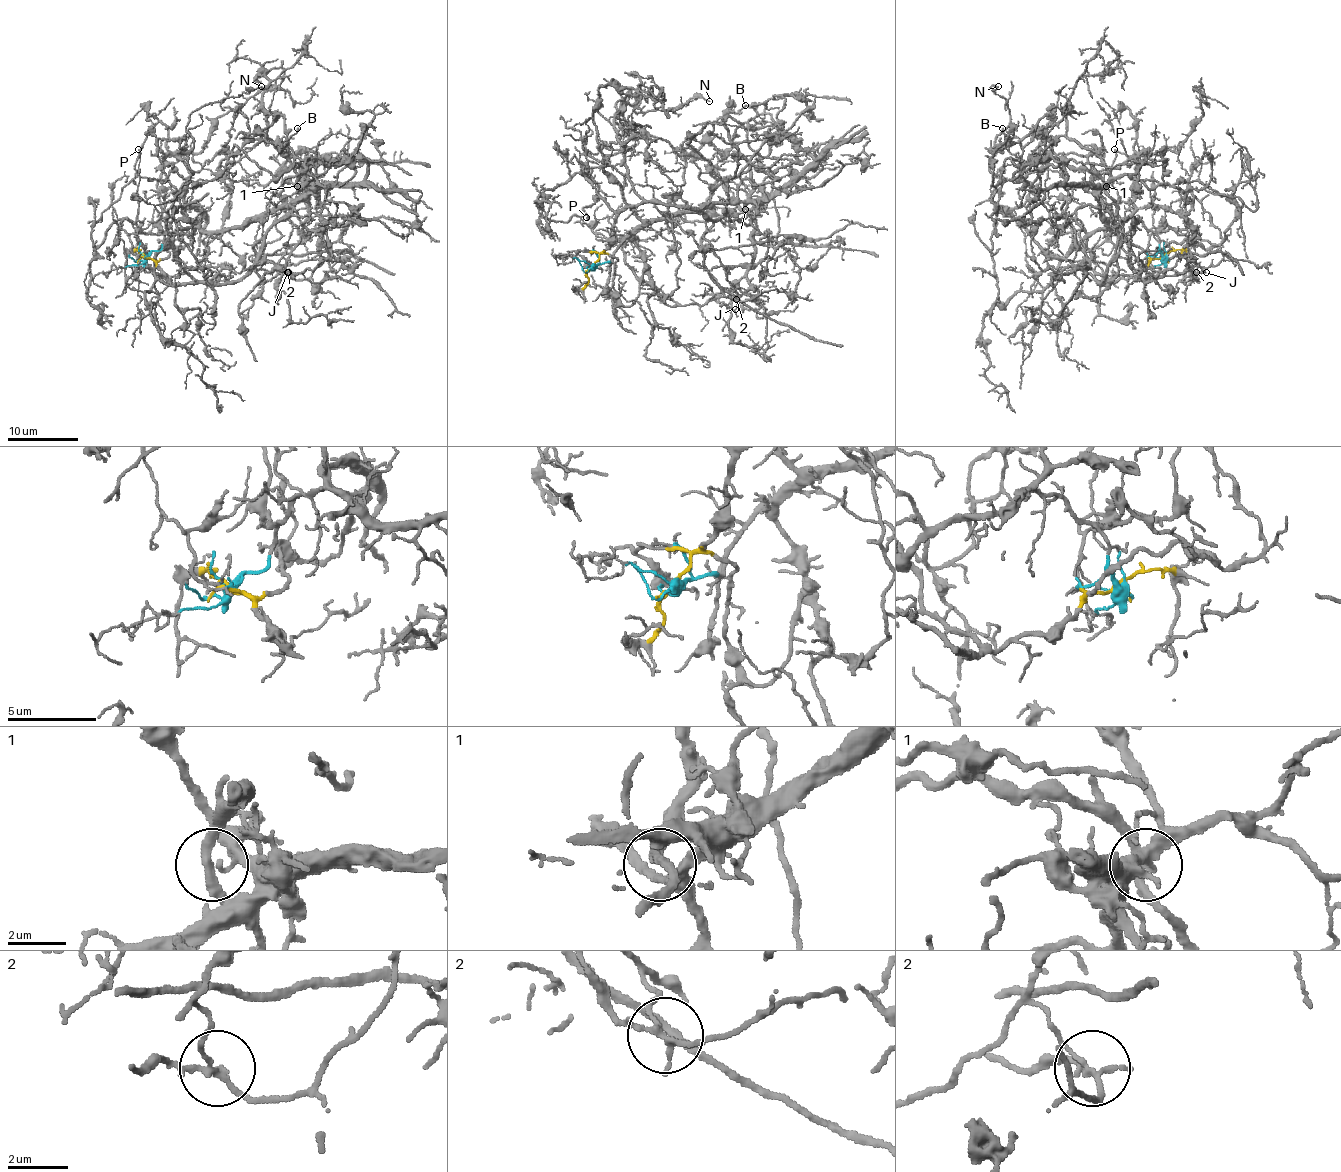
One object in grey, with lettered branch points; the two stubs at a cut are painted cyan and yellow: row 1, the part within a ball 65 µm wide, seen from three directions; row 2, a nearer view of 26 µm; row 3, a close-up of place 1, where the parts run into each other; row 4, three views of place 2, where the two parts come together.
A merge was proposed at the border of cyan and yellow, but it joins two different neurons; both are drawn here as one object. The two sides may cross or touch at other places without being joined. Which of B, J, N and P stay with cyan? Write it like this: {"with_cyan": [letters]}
{"with_cyan": []}

